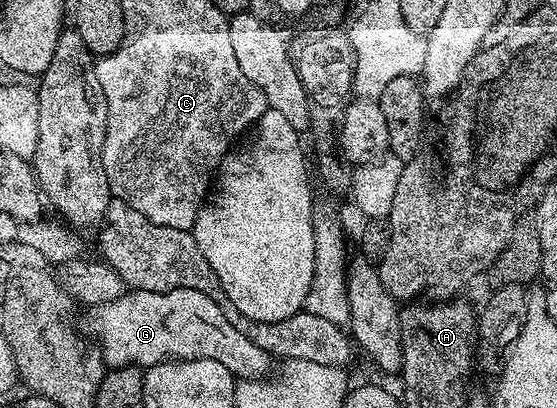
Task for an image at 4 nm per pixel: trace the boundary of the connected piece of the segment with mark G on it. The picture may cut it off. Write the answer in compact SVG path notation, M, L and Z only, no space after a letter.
M130 290L112 302L87 307L85 312L85 331L101 348L102 361L110 368L141 366L148 369L153 364L180 360L211 360L220 362L235 378L262 378L271 371L270 353L244 338L244 334L224 318L224 310L220 310L218 303L200 290Z

